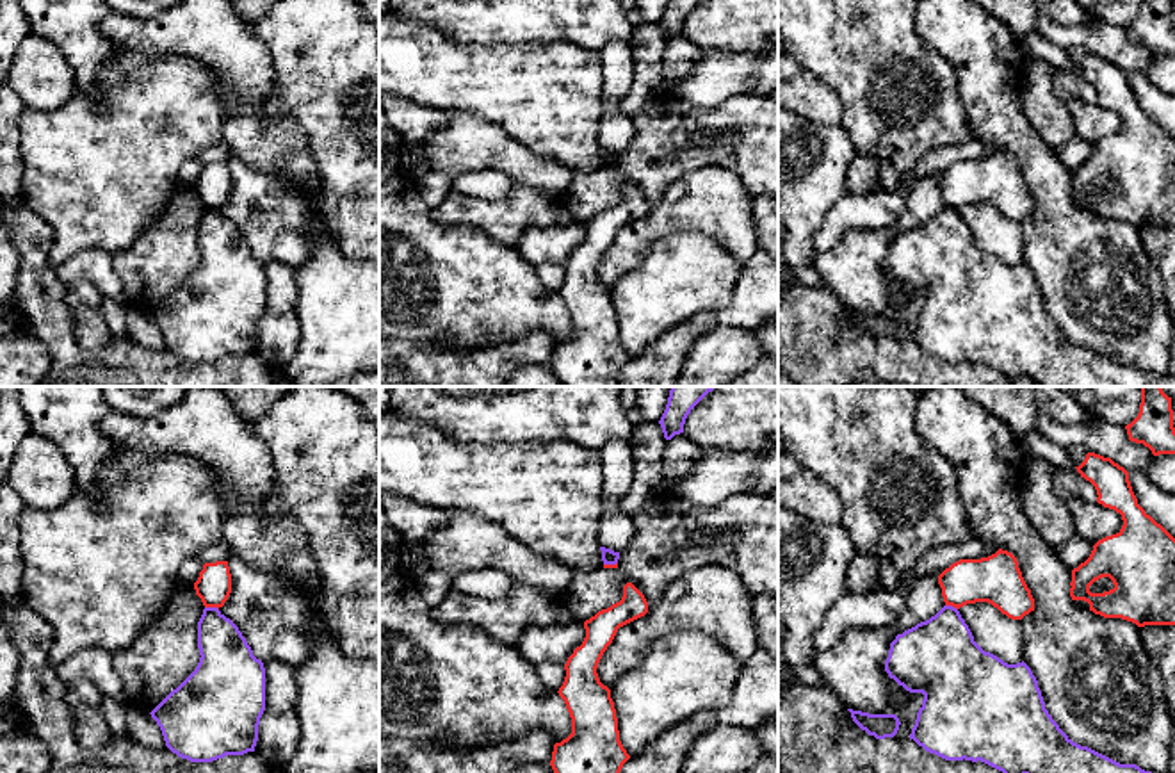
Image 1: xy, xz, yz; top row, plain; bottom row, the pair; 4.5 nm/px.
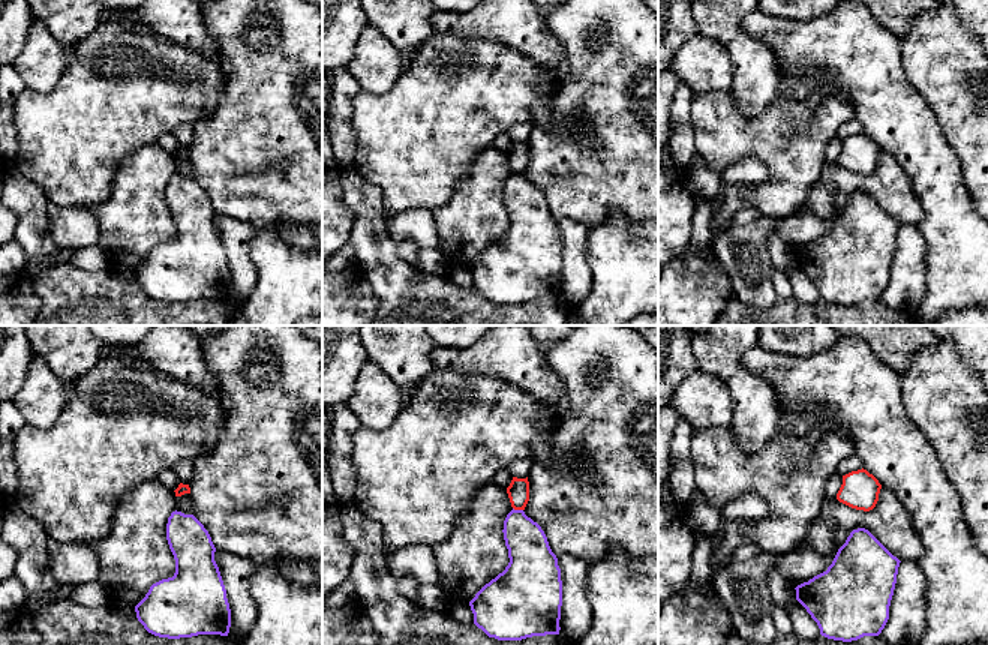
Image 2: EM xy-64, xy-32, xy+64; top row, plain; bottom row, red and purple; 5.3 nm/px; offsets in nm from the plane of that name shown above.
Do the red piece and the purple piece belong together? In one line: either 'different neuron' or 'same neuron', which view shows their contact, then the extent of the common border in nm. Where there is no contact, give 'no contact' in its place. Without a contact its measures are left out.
different neuron; meets red in xy; contact 70 nm long

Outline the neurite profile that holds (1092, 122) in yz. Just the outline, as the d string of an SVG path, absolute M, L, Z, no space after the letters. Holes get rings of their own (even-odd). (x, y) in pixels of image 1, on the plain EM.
M1074 98L1066 102L1066 107L1074 118L1075 135L1093 146L1106 137L1120 134L1123 126L1120 114L1098 103Z

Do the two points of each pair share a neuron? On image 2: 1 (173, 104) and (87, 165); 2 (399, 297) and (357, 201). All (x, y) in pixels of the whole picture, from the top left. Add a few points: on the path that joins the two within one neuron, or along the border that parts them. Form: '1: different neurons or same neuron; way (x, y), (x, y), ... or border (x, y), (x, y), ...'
1: same neuron; way (152, 104), (108, 144)
2: same neuron; way (387, 273), (369, 237), (369, 225)

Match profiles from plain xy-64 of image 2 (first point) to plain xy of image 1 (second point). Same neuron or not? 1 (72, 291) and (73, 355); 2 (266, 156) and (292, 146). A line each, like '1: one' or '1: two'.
1: one
2: two

